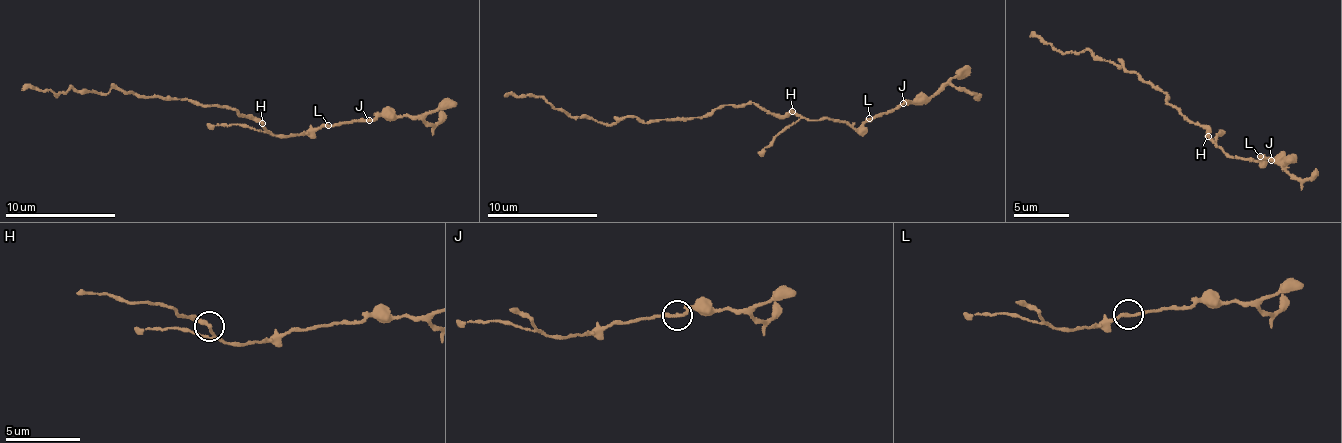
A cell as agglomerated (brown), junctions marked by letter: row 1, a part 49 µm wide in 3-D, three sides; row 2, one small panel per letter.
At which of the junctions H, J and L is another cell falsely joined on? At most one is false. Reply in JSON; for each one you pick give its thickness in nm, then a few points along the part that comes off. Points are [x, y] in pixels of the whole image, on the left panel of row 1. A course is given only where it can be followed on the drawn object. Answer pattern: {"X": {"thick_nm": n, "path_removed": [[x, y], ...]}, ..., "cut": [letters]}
{"cut": []}

